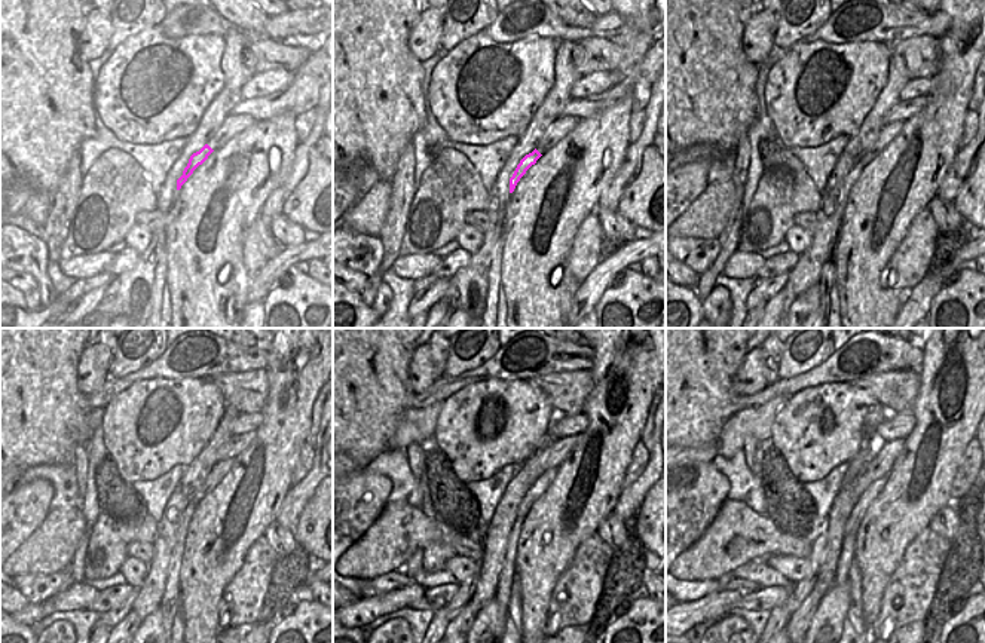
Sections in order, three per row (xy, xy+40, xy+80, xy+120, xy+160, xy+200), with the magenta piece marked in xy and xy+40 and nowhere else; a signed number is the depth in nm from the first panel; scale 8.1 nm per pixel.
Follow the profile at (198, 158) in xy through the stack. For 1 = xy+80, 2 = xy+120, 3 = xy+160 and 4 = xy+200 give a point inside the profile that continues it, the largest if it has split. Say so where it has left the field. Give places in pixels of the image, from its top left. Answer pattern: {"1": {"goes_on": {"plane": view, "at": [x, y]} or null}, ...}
{"1": {"goes_on": {"plane": "xy+80", "at": [828, 271]}}, "2": {"goes_on": {"plane": "xy+120", "at": [170, 605]}}, "3": {"goes_on": {"plane": "xy+160", "at": [507, 573]}}, "4": {"goes_on": {"plane": "xy+200", "at": [847, 548]}}}

